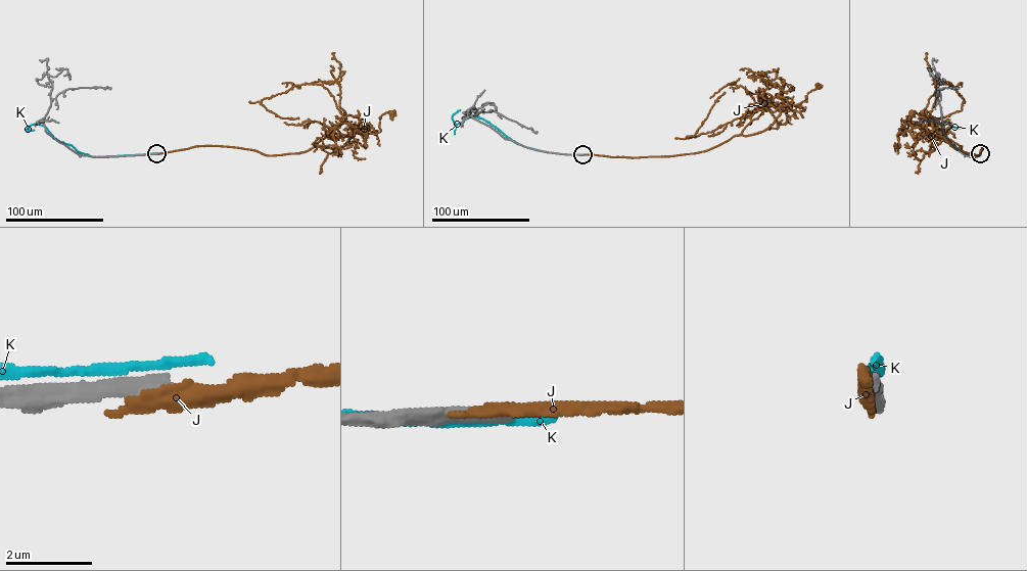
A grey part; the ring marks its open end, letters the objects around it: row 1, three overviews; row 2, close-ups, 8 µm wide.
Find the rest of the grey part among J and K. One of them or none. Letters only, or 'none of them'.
none of them

